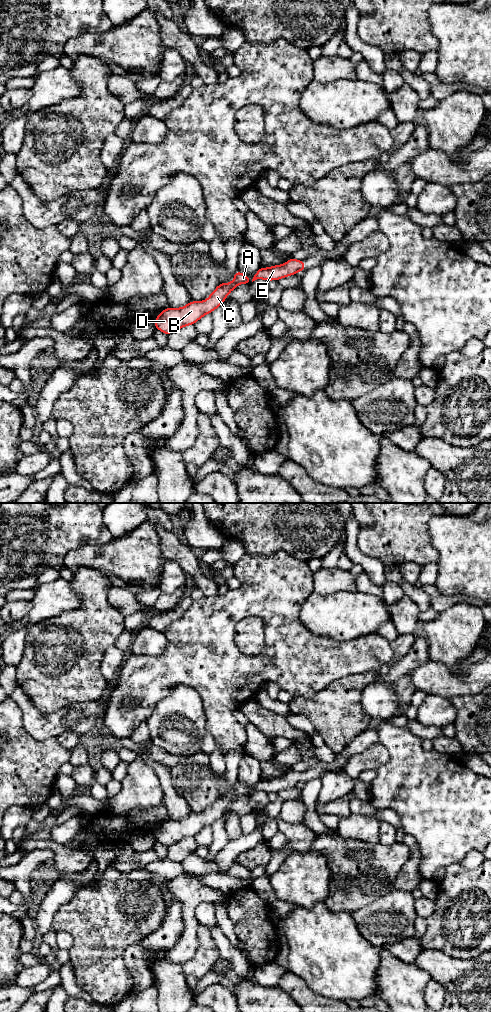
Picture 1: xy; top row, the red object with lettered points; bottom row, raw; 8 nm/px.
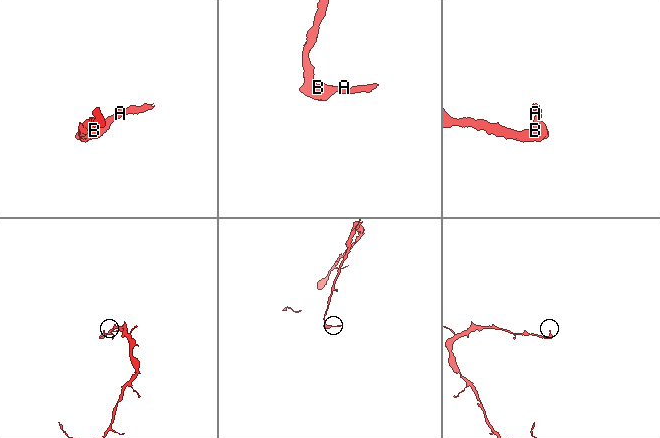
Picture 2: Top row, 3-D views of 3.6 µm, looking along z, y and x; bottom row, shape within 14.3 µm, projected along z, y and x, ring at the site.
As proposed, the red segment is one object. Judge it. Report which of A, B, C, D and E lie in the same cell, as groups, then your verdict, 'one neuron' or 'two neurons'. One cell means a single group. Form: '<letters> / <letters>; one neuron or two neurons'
A B C D E; one neuron

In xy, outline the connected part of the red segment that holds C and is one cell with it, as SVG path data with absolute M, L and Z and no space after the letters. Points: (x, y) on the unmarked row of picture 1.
M289 771L284 776L260 779L250 793L246 786L239 783L234 785L234 791L230 795L220 795L216 801L208 808L207 812L199 814L190 813L181 820L169 819L162 822L155 831L154 839L166 847L169 847L183 839L194 837L198 832L208 825L212 825L221 818L226 809L233 801L237 801L239 796L249 796L257 791L266 793L276 792L287 788L296 787L300 782L306 783L304 772Z

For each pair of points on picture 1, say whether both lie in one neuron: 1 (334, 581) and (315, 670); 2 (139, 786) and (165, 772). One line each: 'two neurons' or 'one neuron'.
1: two neurons
2: two neurons

